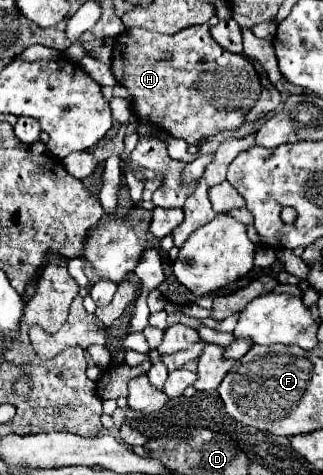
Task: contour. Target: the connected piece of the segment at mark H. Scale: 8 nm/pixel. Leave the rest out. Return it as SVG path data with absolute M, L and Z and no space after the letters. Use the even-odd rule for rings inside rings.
M209 25L187 27L173 37L151 33L147 29L127 29L115 39L111 67L117 83L123 85L133 97L131 109L135 109L139 121L153 123L167 135L185 139L189 145L197 145L217 131L231 131L241 127L247 111L257 103L261 95L259 75L253 65L243 55L219 49L219 45L211 41ZM165 53L173 53L173 59L167 61L163 57Z

